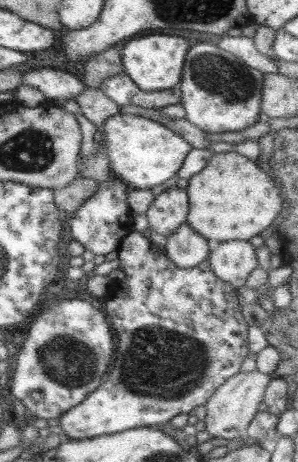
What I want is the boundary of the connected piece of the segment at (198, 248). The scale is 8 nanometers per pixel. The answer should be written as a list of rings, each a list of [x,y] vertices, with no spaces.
[[[187,223],[167,236],[165,254],[178,268],[192,268],[208,260],[213,244]]]

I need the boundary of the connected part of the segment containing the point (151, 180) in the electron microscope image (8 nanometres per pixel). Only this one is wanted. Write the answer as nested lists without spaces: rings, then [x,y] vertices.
[[[118,113],[109,116],[103,124],[106,156],[109,170],[130,189],[158,191],[170,178],[176,176],[193,146],[177,132],[143,116]]]

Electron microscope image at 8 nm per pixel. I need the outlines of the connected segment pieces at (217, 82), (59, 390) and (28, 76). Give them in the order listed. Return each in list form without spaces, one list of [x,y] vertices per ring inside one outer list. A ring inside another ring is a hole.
[[[196,44],[186,55],[178,84],[185,118],[206,133],[237,131],[258,122],[263,74],[214,44]]]
[[[80,296],[54,299],[48,308],[40,310],[17,352],[12,376],[12,395],[22,402],[29,417],[60,419],[100,387],[115,356],[106,319],[105,313]]]
[[[50,68],[25,72],[21,76],[21,84],[37,88],[47,101],[61,98],[74,99],[87,87],[76,76],[62,70],[50,70]]]

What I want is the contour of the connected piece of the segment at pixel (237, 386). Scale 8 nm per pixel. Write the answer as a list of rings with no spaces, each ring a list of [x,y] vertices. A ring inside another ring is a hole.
[[[260,370],[252,372],[238,372],[220,386],[212,397],[205,403],[206,418],[204,418],[205,432],[214,438],[232,440],[238,437],[246,437],[246,430],[250,422],[259,412],[259,406],[263,402],[264,394],[271,377],[262,374]]]

